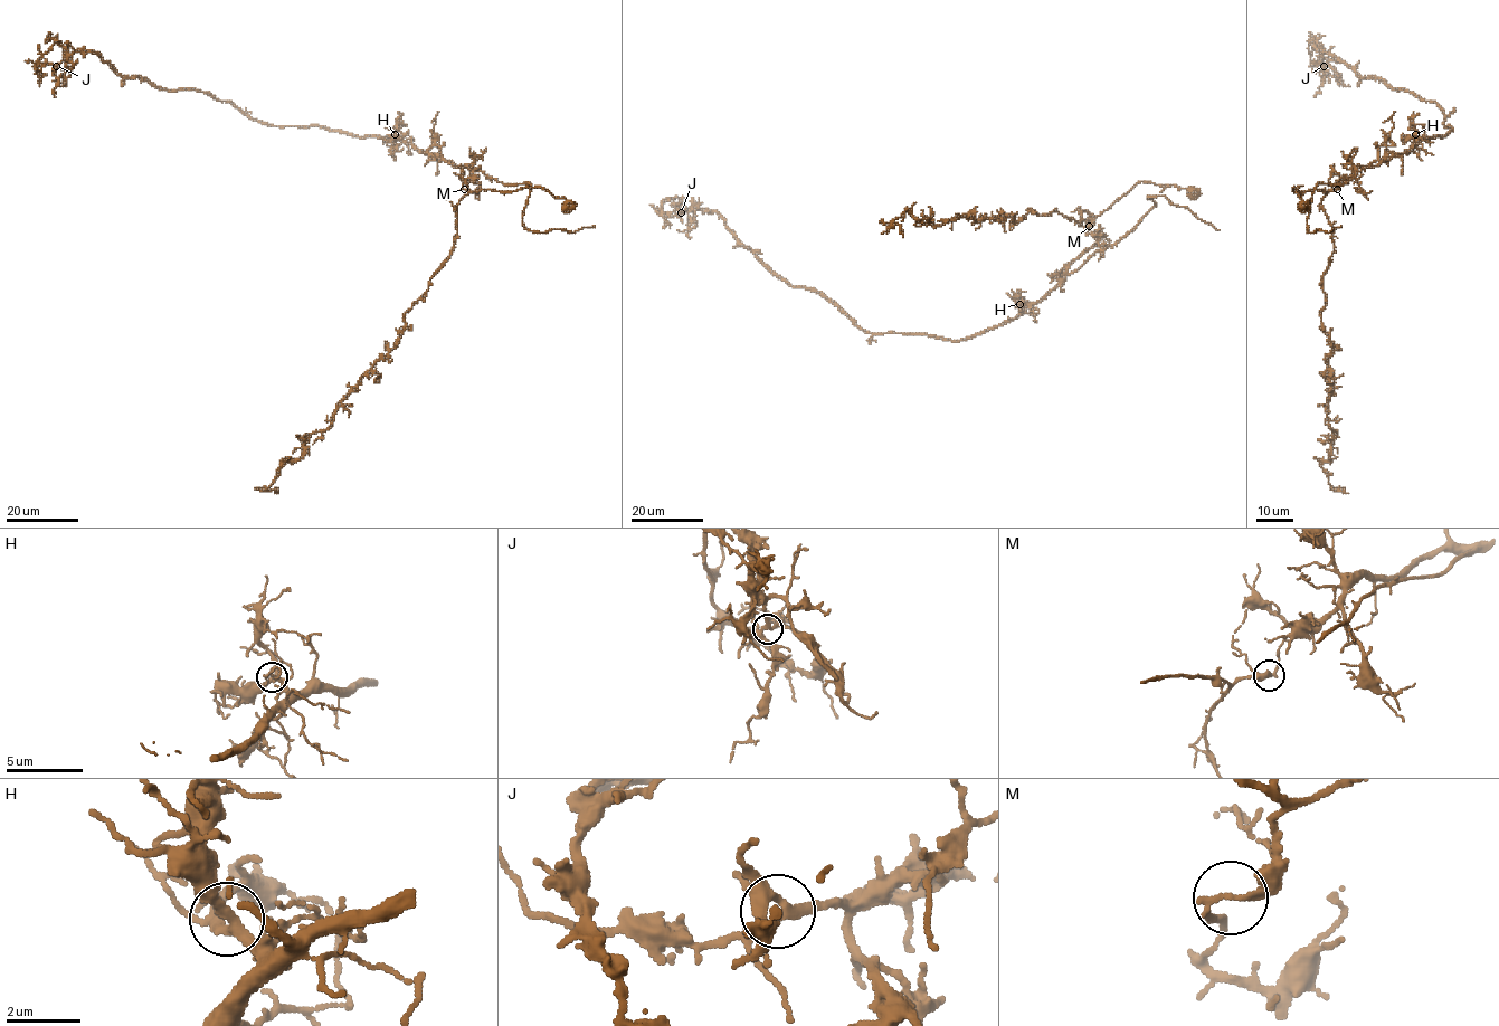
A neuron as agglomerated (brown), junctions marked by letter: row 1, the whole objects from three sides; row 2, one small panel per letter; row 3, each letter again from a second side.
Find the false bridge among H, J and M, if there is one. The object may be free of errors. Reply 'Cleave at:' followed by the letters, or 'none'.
Cleave at: M

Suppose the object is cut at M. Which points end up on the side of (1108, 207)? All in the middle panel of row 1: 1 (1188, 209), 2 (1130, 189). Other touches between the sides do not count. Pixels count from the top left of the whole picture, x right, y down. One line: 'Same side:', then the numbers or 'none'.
Same side: 2

